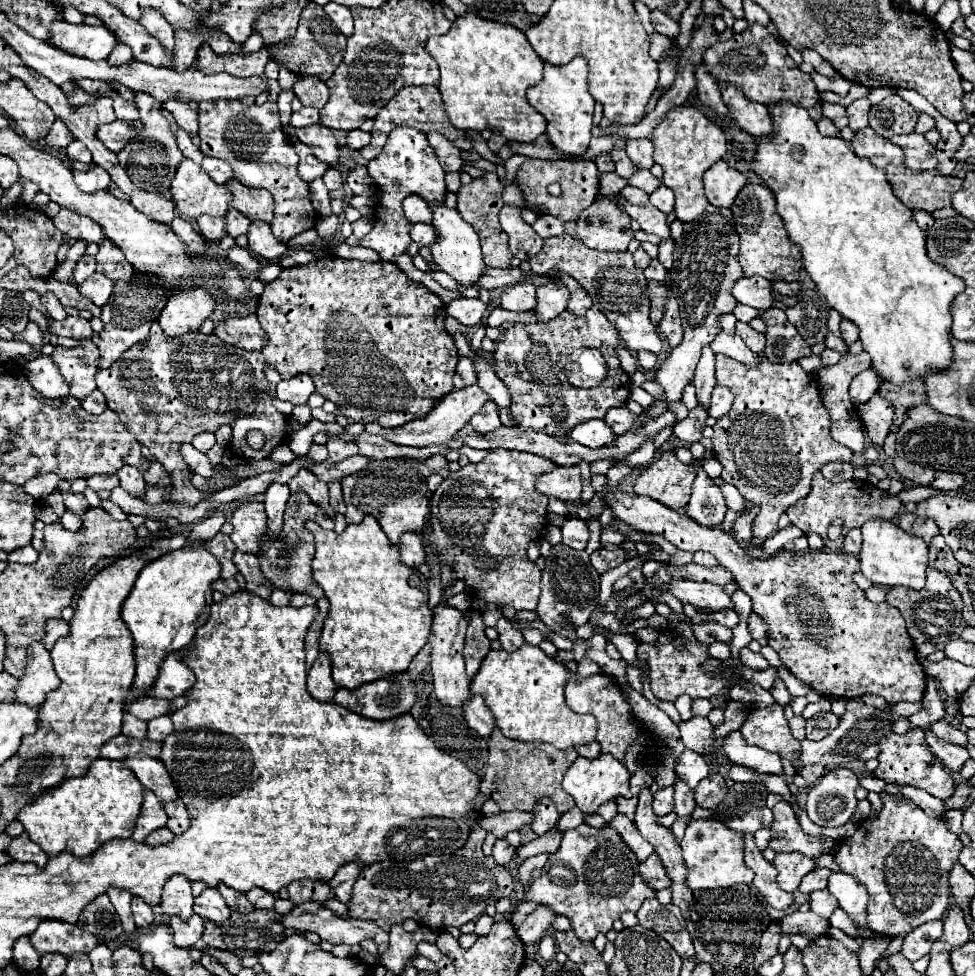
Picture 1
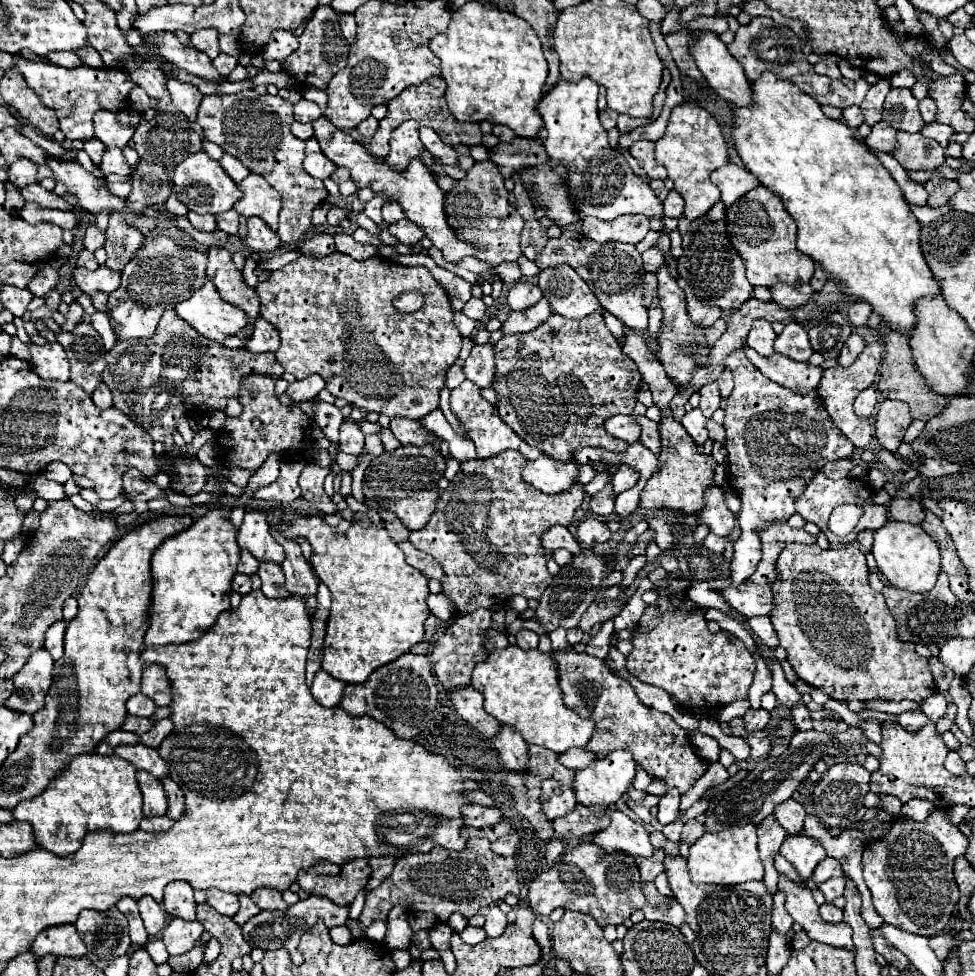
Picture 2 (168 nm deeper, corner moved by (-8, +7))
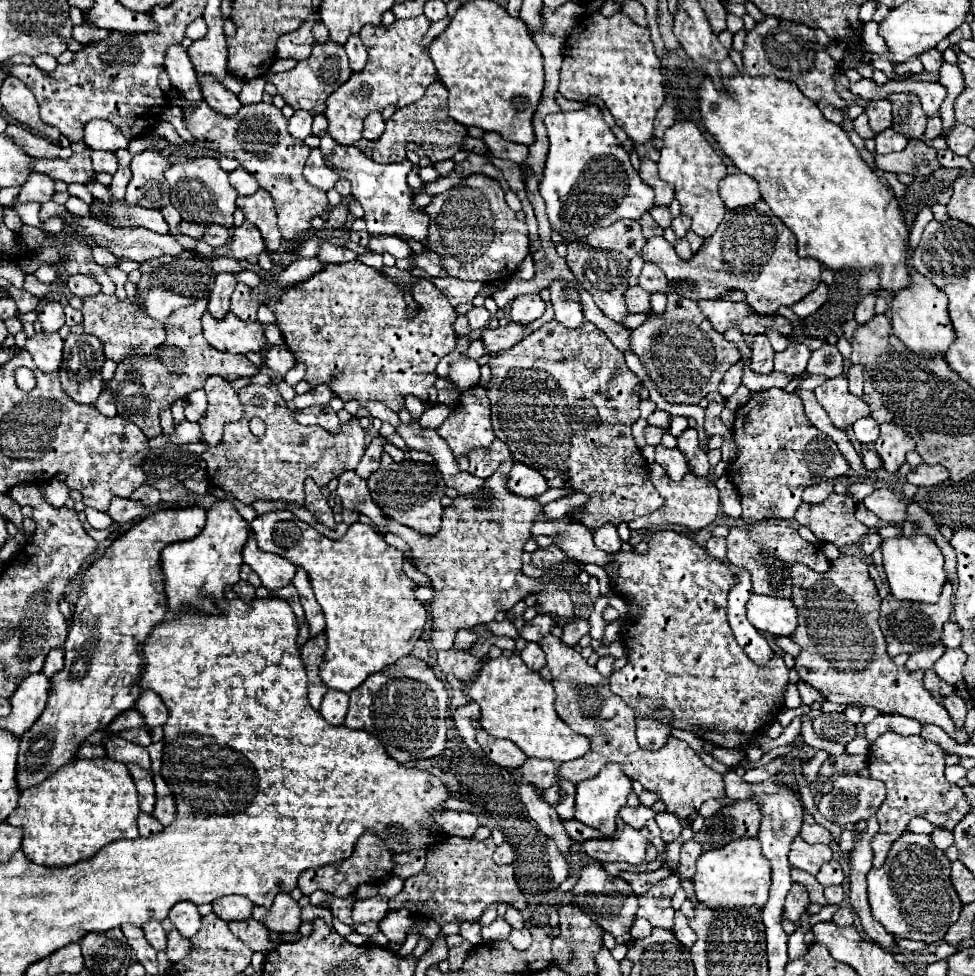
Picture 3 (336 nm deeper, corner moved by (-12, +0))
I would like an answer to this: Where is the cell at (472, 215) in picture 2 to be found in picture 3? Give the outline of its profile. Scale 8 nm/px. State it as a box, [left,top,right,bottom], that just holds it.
[426,174,530,282]

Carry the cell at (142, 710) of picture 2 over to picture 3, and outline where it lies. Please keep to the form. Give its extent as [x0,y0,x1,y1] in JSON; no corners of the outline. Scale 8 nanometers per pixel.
[108,708,144,732]

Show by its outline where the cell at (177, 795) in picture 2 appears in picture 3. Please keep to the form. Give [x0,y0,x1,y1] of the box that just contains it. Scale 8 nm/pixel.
[154,776,176,826]

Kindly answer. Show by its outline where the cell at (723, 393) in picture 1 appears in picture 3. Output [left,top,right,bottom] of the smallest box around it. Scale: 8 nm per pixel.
[718,360,742,400]

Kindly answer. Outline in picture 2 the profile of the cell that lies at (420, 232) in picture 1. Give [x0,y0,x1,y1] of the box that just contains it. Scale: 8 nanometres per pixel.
[388,219,424,245]

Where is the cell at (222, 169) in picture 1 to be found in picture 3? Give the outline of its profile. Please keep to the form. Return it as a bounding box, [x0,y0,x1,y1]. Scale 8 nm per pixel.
[230,168,260,196]

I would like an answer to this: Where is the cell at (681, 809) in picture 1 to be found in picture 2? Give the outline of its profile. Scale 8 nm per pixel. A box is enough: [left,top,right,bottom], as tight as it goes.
[680,819,704,845]

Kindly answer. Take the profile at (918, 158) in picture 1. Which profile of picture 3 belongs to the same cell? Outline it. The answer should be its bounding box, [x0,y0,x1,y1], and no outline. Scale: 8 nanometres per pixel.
[874,140,940,176]

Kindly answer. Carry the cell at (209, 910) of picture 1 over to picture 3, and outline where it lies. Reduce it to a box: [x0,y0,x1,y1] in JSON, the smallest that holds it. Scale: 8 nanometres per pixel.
[212,896,252,920]

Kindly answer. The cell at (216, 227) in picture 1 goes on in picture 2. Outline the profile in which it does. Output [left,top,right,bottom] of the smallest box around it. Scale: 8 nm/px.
[186,211,216,231]

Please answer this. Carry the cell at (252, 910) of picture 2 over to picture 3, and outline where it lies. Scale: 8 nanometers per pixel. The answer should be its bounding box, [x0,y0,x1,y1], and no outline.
[230,918,268,952]

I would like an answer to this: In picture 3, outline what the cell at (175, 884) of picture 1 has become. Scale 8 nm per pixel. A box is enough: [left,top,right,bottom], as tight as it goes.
[168,902,202,938]

